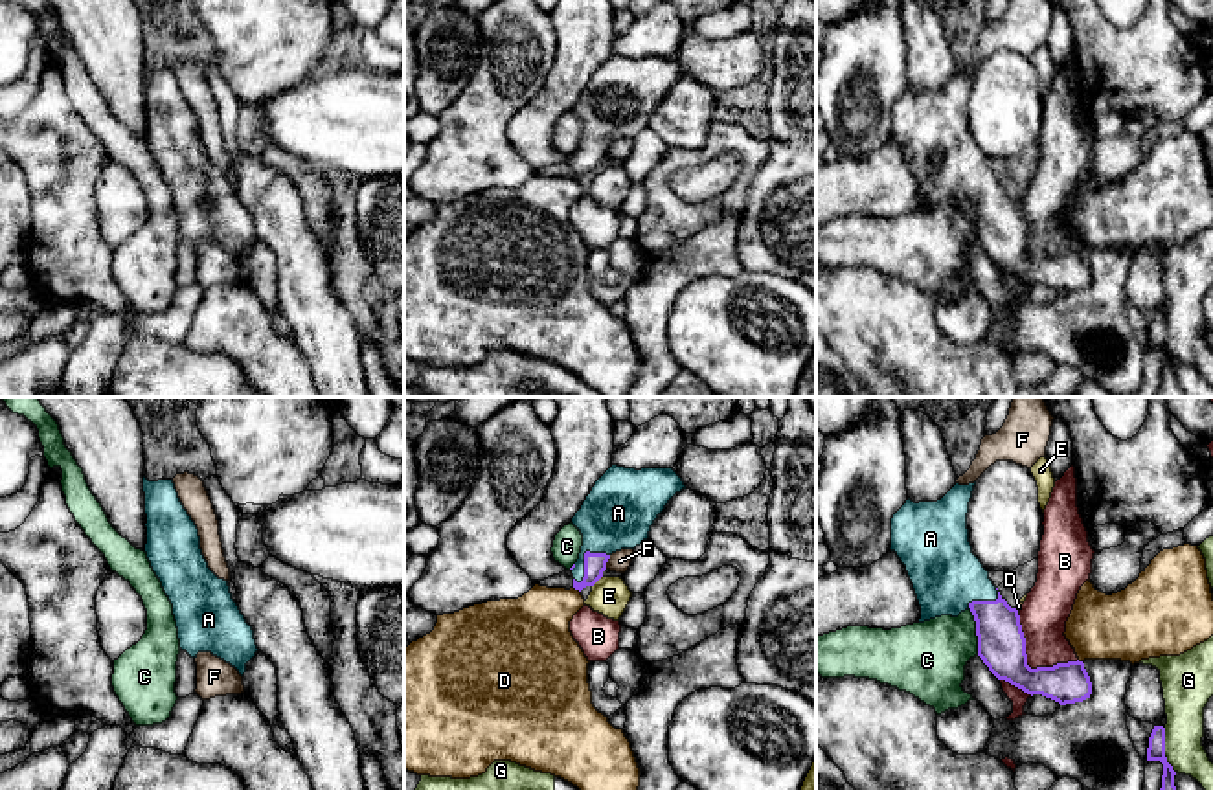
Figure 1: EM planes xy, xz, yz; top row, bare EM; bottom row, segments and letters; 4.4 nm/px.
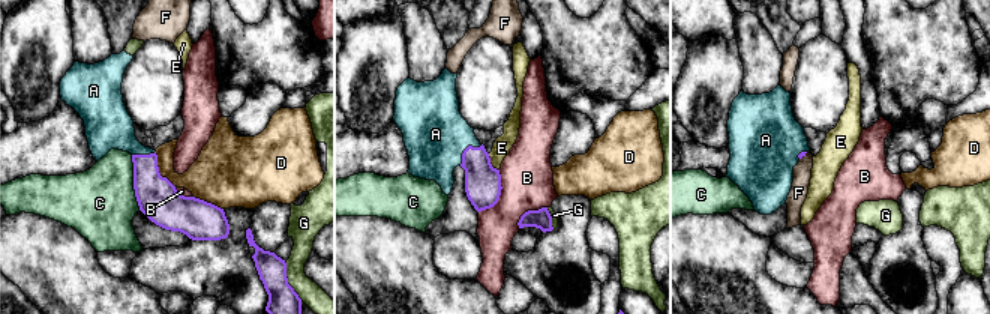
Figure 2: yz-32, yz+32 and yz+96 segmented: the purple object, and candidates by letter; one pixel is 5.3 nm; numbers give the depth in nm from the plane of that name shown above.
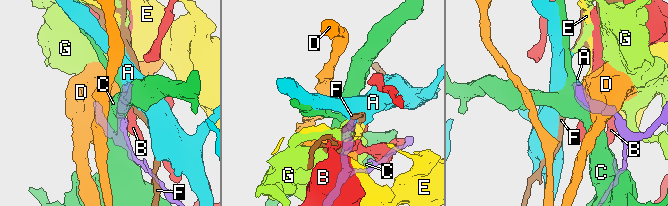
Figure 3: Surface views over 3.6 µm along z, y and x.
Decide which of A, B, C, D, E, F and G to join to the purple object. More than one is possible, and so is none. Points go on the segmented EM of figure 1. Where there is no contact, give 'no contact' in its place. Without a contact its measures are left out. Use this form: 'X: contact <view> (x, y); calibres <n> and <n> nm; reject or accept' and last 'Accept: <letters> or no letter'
A: contact xz (585, 557); calibres 100 and 300 nm; accept
B: contact yz (1026, 664); calibres 200 and 200 nm; reject
C: contact yz (976, 632); calibres 200 and 320 nm; reject
D: contact xz (578, 588); calibres 100 and 300 nm; reject
E: contact xz (598, 579); calibres 100 and 170 nm; reject
F: contact xz (607, 561); calibres 100 and 90 nm; reject
G: contact yz (1164, 750); calibres 80 and 180 nm; reject
Accept: A

